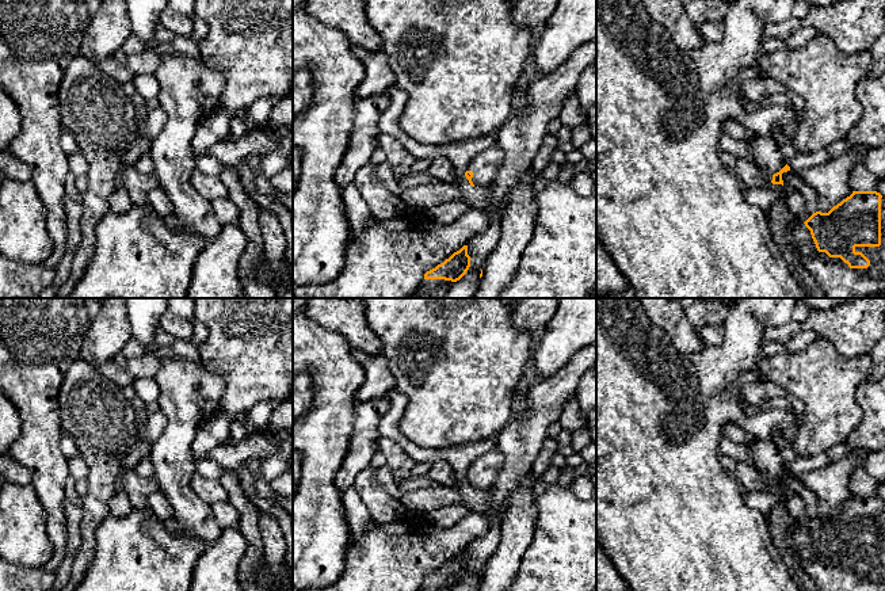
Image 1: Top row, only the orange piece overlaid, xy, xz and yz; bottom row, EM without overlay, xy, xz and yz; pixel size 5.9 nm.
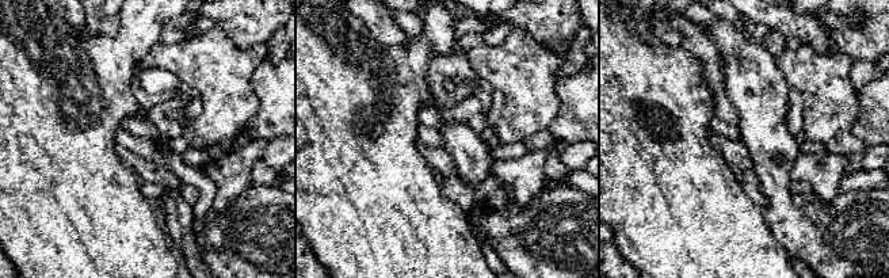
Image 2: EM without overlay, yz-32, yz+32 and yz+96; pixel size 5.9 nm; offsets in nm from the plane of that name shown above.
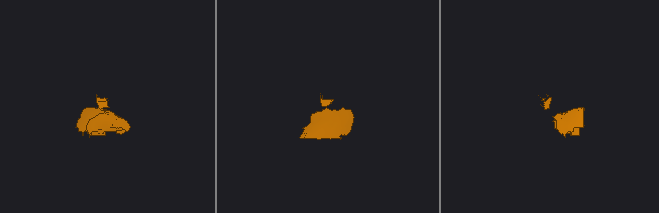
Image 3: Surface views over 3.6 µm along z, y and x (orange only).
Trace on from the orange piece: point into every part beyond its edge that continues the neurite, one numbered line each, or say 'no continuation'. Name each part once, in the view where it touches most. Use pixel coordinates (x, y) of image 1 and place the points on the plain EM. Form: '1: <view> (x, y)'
1: yz (828, 575)

